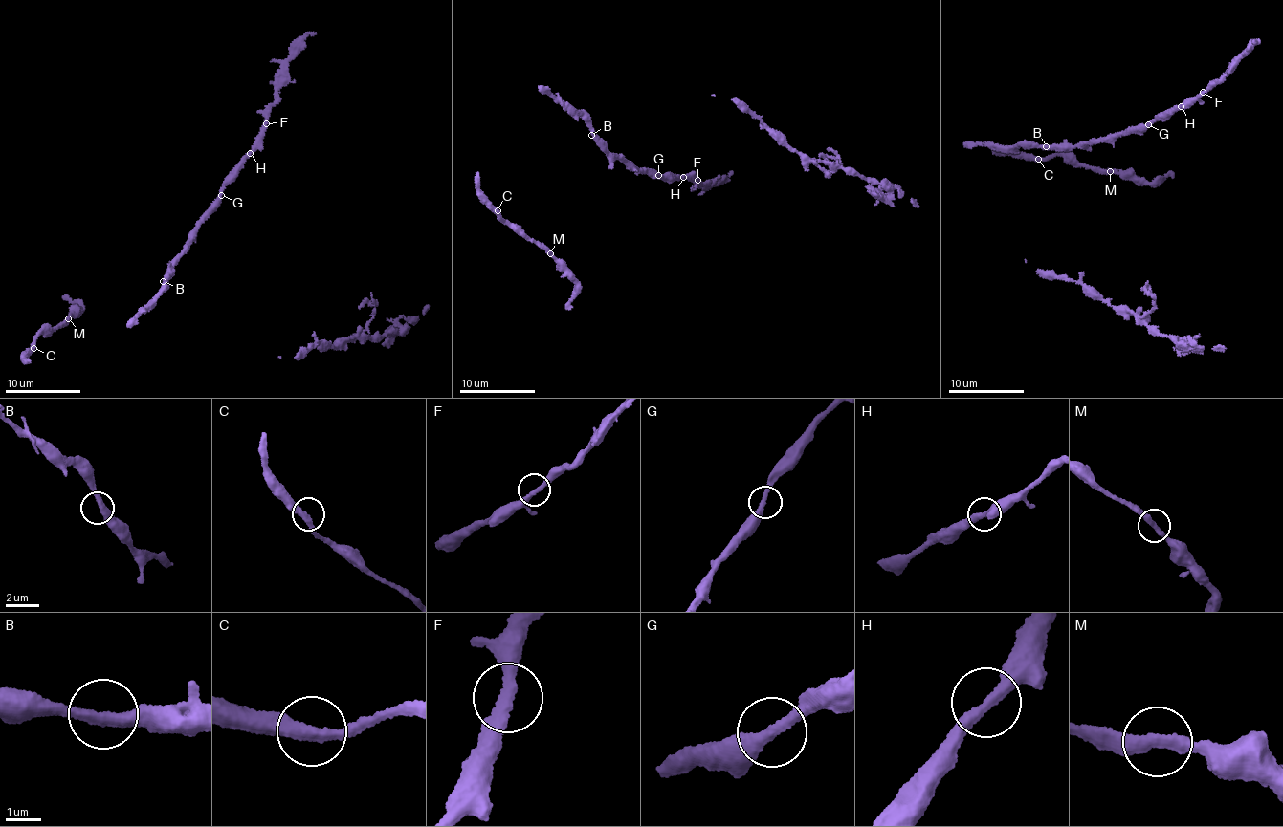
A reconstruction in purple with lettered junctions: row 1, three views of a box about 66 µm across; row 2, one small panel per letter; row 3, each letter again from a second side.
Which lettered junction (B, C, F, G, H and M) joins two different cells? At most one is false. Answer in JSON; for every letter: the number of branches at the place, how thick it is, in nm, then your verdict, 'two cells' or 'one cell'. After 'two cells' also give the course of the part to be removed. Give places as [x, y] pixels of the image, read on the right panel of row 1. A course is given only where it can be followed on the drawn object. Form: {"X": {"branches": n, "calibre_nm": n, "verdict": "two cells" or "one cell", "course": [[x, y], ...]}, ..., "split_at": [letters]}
{"B": {"branches": 2, "calibre_nm": 360, "verdict": "one cell"}, "C": {"branches": 2, "calibre_nm": 360, "verdict": "one cell"}, "F": {"branches": 2, "calibre_nm": 320, "verdict": "one cell"}, "G": {"branches": 2, "calibre_nm": 320, "verdict": "one cell"}, "H": {"branches": 2, "calibre_nm": 320, "verdict": "one cell"}, "M": {"branches": 2, "calibre_nm": 360, "verdict": "one cell"}, "split_at": []}

